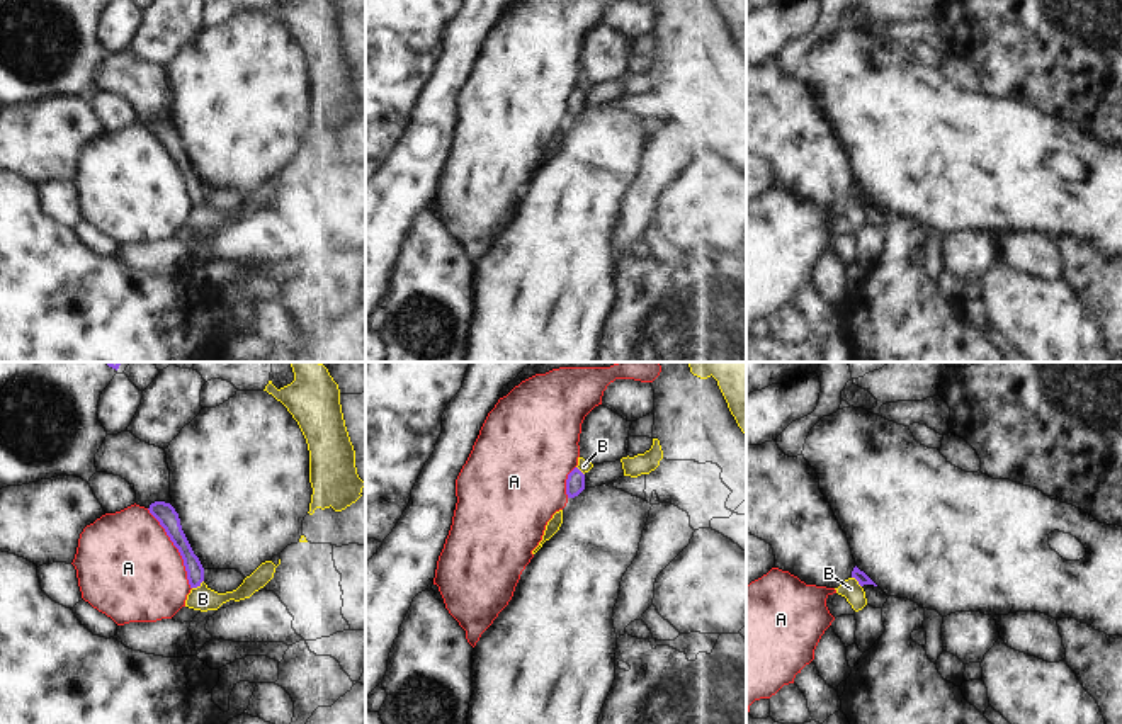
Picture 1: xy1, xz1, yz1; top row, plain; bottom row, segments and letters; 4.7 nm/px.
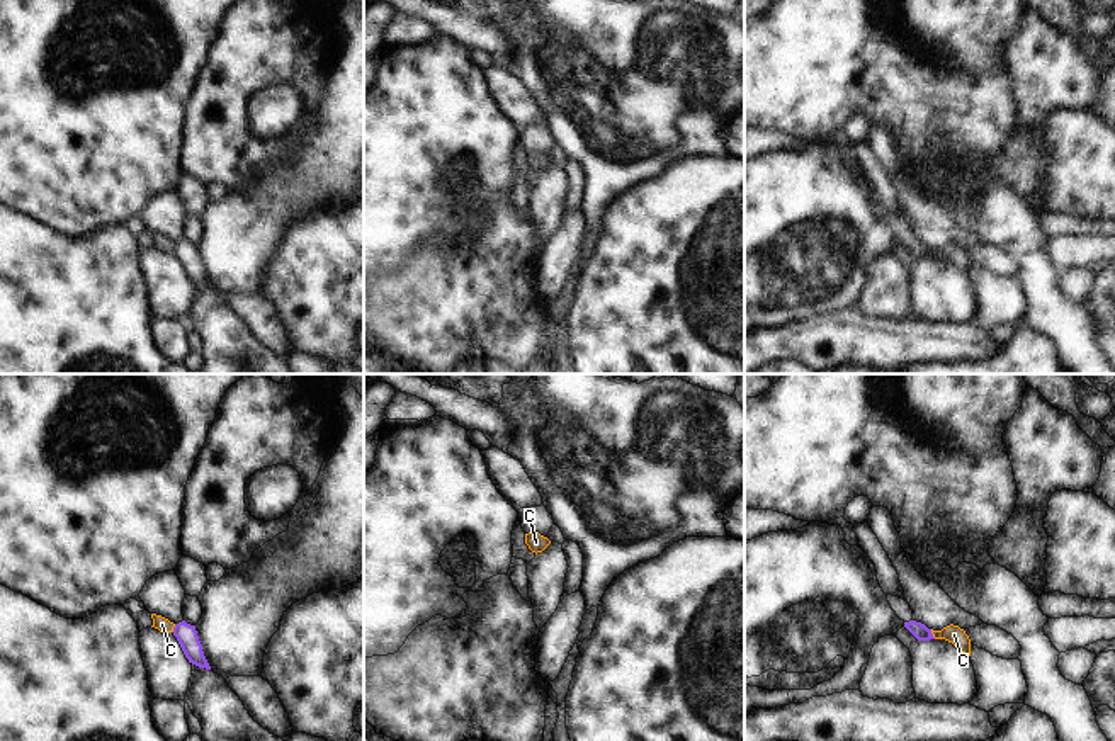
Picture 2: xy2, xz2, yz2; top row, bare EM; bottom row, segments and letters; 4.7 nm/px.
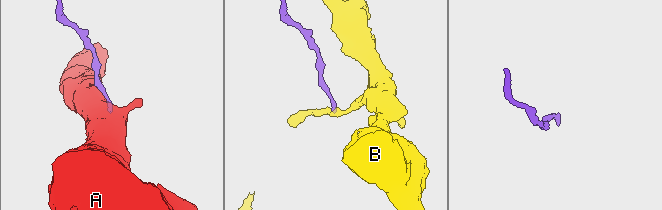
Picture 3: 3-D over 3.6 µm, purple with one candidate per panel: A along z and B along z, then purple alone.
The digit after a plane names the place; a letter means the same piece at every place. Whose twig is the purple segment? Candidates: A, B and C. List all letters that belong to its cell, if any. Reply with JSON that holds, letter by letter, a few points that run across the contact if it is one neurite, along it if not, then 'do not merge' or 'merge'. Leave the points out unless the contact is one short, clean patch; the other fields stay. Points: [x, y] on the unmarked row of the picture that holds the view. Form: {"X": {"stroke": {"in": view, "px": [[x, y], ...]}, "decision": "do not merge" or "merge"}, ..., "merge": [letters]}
{"A": {"decision": "do not merge"}, "B": {"stroke": {"in": "xy1", "px": [[203, 199], [192, 208]]}, "decision": "do not merge"}, "C": {"stroke": {"in": "yz2", "px": [[930, 248], [935, 257]]}, "decision": "do not merge"}, "merge": []}

